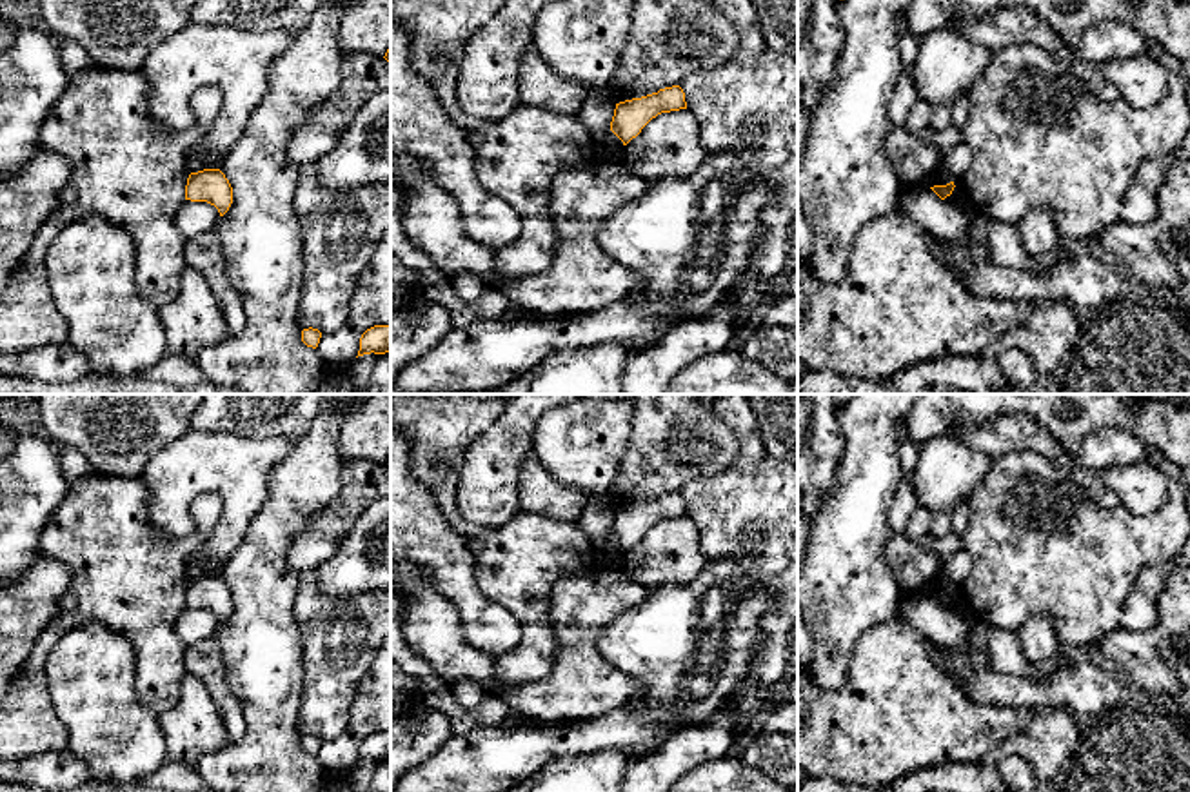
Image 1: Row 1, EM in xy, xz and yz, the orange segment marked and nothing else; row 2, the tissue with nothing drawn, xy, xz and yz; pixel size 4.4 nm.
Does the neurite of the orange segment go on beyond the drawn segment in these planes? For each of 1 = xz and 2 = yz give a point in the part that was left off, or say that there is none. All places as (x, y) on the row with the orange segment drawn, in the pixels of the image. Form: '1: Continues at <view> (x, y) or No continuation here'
1: No continuation here
2: No continuation here

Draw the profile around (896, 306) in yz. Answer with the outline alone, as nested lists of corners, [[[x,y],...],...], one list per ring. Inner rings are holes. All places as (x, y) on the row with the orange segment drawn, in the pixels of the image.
[[[903,209],[868,222],[854,238],[854,262],[841,282],[818,280],[798,258],[798,360],[812,371],[888,380],[919,361],[985,354],[1034,307],[968,292],[930,251],[928,233]]]

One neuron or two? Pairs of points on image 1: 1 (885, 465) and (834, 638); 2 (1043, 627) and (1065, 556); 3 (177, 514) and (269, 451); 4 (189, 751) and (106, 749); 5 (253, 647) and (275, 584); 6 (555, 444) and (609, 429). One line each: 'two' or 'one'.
1: one
2: two
3: one
4: two
5: one
6: one

